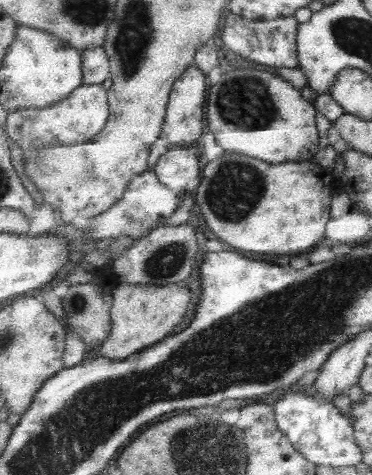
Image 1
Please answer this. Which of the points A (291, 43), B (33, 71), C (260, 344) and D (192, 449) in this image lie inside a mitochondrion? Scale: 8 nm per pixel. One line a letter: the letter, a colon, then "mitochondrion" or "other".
A: other
B: other
C: mitochondrion
D: mitochondrion

